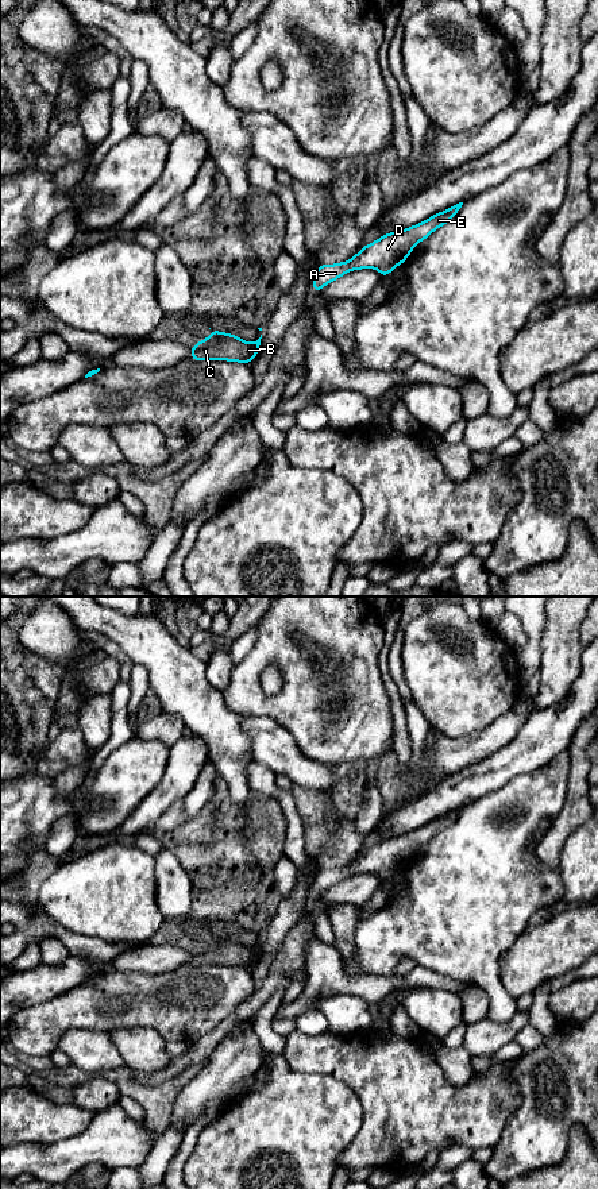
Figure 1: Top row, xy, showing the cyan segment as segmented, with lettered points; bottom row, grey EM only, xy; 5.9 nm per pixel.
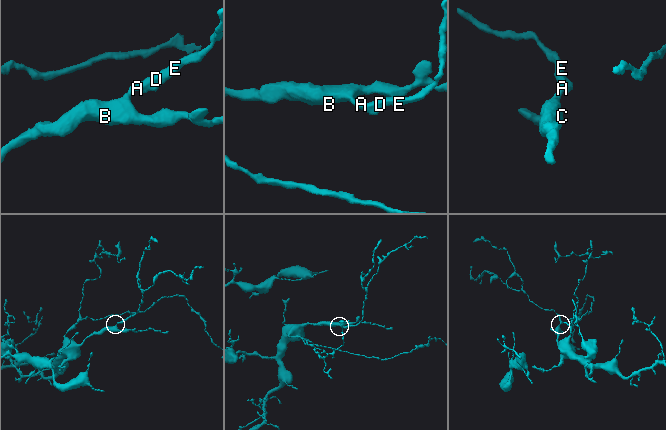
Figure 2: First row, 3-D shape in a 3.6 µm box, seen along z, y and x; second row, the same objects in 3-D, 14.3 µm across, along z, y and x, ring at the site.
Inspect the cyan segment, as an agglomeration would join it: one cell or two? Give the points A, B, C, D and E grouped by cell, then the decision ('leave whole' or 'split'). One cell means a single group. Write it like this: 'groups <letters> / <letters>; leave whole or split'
groups A B C D E; leave whole

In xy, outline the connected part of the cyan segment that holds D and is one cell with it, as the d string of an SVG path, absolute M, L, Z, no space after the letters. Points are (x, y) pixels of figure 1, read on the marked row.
M459 202L413 227L382 235L375 242L366 244L350 260L335 265L319 265L312 281L313 290L320 293L325 285L352 270L377 269L382 278L389 275L394 267L406 260L417 243L455 217L462 205L463 202Z

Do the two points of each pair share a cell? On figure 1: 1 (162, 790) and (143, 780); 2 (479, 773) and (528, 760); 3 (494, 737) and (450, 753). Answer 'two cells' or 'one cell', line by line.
1: two cells
2: one cell
3: one cell

